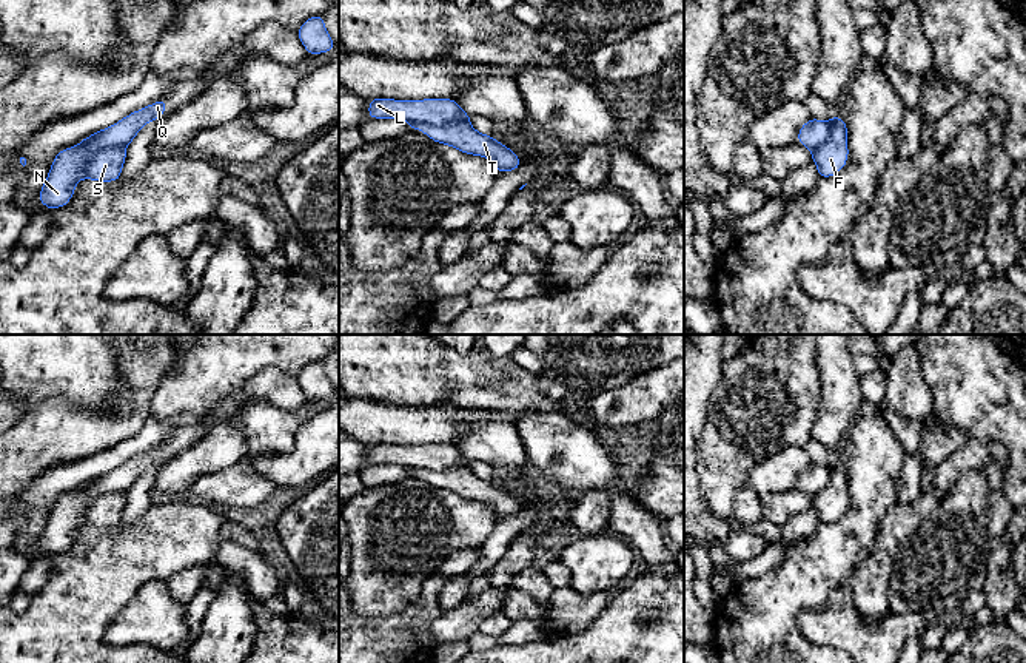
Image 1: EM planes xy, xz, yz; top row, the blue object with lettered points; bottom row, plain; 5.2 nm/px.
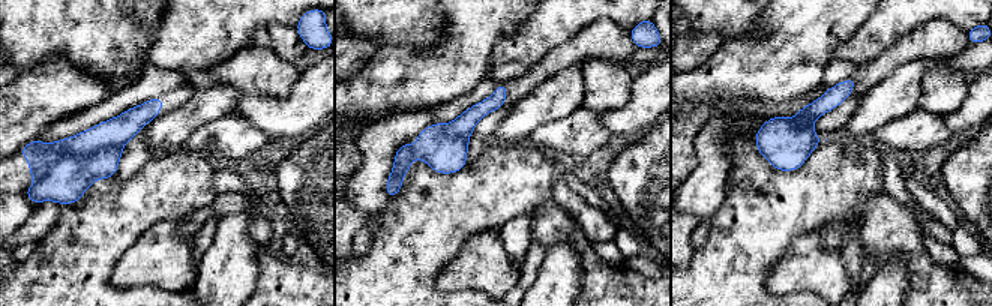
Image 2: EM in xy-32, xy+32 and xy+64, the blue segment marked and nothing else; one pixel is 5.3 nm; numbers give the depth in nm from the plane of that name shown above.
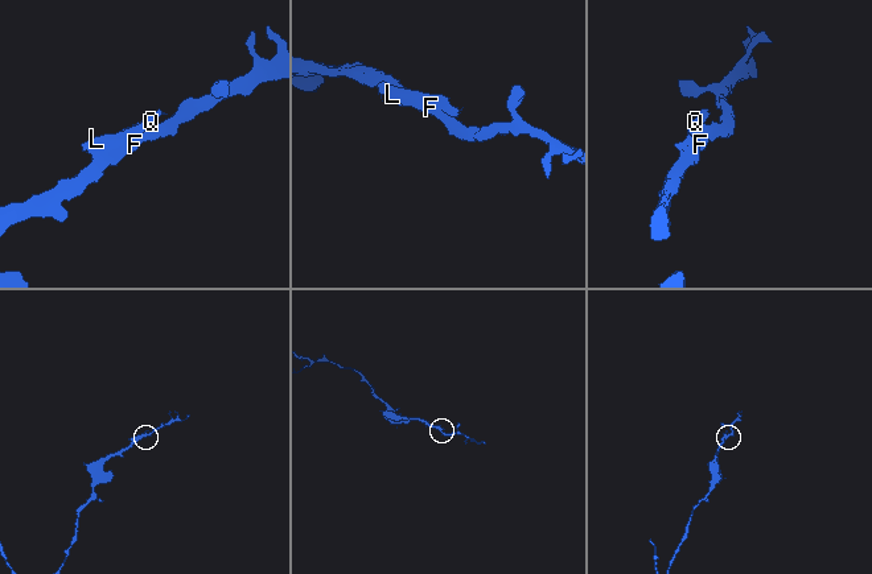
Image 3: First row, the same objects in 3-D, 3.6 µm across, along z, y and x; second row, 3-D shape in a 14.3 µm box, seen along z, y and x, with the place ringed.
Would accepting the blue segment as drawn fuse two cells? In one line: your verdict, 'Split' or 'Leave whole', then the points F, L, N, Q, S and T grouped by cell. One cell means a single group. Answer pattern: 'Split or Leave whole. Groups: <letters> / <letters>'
Split. Groups: F N S T / L Q

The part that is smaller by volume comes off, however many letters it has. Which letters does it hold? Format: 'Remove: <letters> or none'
Remove: L, Q

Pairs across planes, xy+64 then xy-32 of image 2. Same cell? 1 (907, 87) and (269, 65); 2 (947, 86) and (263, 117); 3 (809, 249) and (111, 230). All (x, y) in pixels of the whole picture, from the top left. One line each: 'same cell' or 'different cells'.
1: different cells
2: different cells
3: different cells

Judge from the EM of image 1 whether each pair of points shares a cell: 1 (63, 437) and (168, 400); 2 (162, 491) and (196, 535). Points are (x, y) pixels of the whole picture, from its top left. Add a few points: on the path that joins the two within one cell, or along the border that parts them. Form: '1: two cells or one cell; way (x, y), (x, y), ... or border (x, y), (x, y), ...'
1: two cells; border (167, 373), (153, 395), (150, 415)
2: two cells; border (187, 494), (177, 498), (156, 500)

